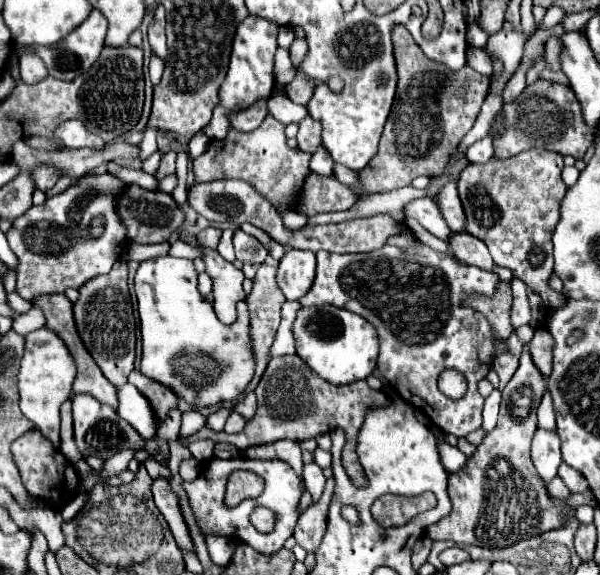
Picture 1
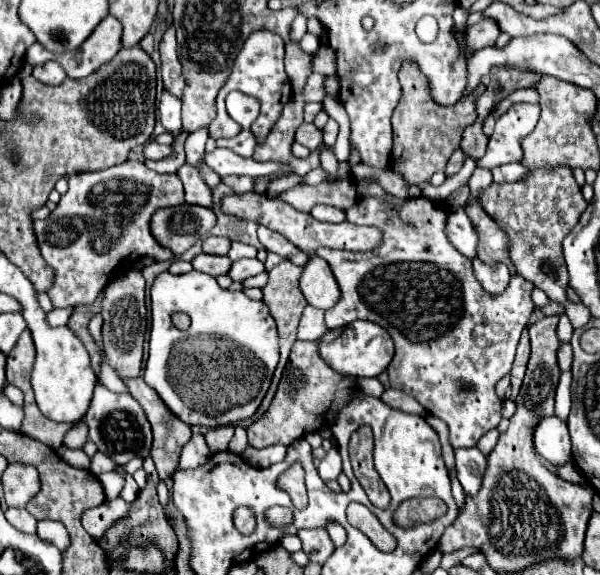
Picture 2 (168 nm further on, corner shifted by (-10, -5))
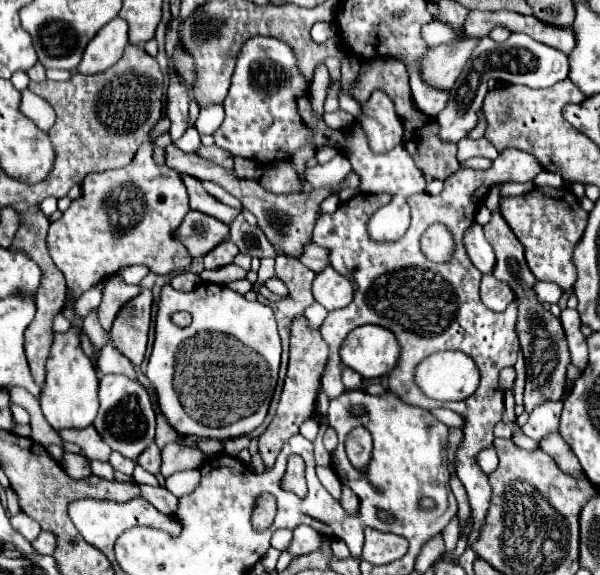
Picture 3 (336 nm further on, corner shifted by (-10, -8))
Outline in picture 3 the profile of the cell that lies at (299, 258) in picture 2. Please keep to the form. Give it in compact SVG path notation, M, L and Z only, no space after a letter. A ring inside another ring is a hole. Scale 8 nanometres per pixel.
M309 243L309 245L303 247L303 253L299 255L299 261L301 261L307 269L311 269L311 271L315 271L315 273L323 271L323 269L329 265L329 263L327 263L327 251L323 251L323 247L315 247L313 243Z

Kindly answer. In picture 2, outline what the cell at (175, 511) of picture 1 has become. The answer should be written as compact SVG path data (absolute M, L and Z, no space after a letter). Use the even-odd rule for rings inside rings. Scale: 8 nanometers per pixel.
M141 376L137 378L131 378L131 380L123 380L123 384L129 388L129 394L143 406L149 422L151 422L151 428L153 428L153 448L151 448L151 458L155 460L155 466L157 466L157 472L159 472L159 478L161 480L167 480L171 478L171 472L175 472L177 468L177 462L179 462L179 454L181 454L181 448L191 440L191 426L185 424L185 422L179 422L177 416L171 416L169 408L163 404L163 400L157 396L157 392L145 384L145 380Z

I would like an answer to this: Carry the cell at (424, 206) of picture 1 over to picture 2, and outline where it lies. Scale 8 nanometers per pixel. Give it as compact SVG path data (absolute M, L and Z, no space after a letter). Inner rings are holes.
M451 208L449 212L449 220L447 220L447 236L451 240L451 244L469 260L477 258L477 244L479 244L479 236L469 220L469 216L465 214L463 208Z

